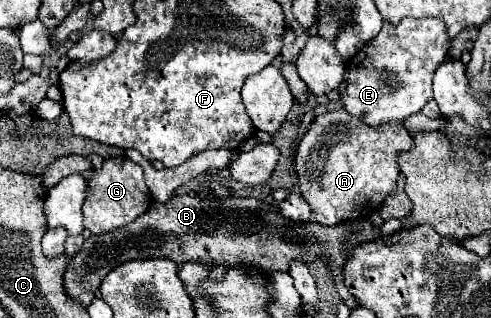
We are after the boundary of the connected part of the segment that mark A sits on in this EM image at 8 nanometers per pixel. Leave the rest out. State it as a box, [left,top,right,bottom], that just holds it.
[295,110,413,226]

